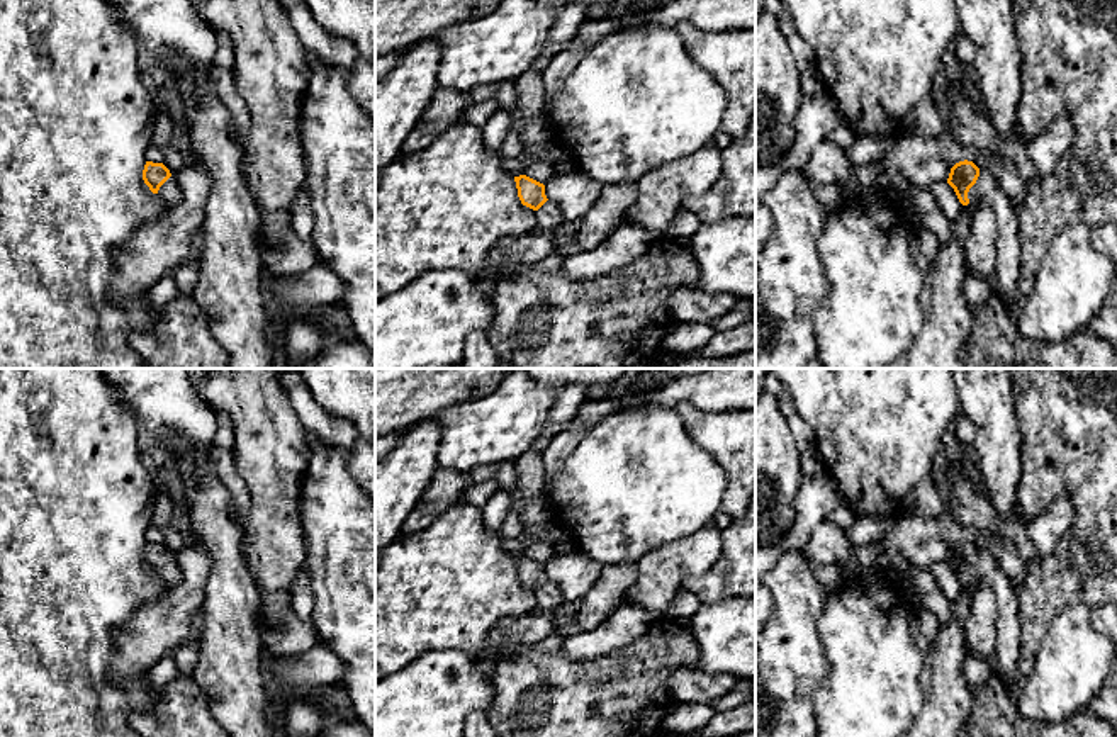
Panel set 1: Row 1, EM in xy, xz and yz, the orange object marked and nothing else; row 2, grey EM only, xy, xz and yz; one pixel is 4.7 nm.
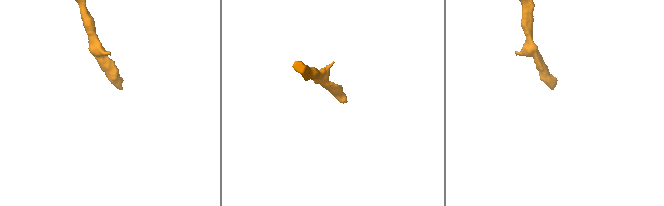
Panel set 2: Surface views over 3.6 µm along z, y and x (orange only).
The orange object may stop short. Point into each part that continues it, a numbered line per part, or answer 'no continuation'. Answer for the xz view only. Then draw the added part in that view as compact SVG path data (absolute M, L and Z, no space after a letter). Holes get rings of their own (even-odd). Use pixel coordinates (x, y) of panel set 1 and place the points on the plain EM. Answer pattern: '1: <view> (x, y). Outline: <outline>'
1: xz (549, 598). Outline: M547 581L538 591L536 591L536 606L533 613L547 615L560 611L565 599L558 589L558 586L552 581Z

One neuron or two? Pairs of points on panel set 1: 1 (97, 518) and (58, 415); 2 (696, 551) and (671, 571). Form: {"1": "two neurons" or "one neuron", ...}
{"1": "one neuron", "2": "one neuron"}

